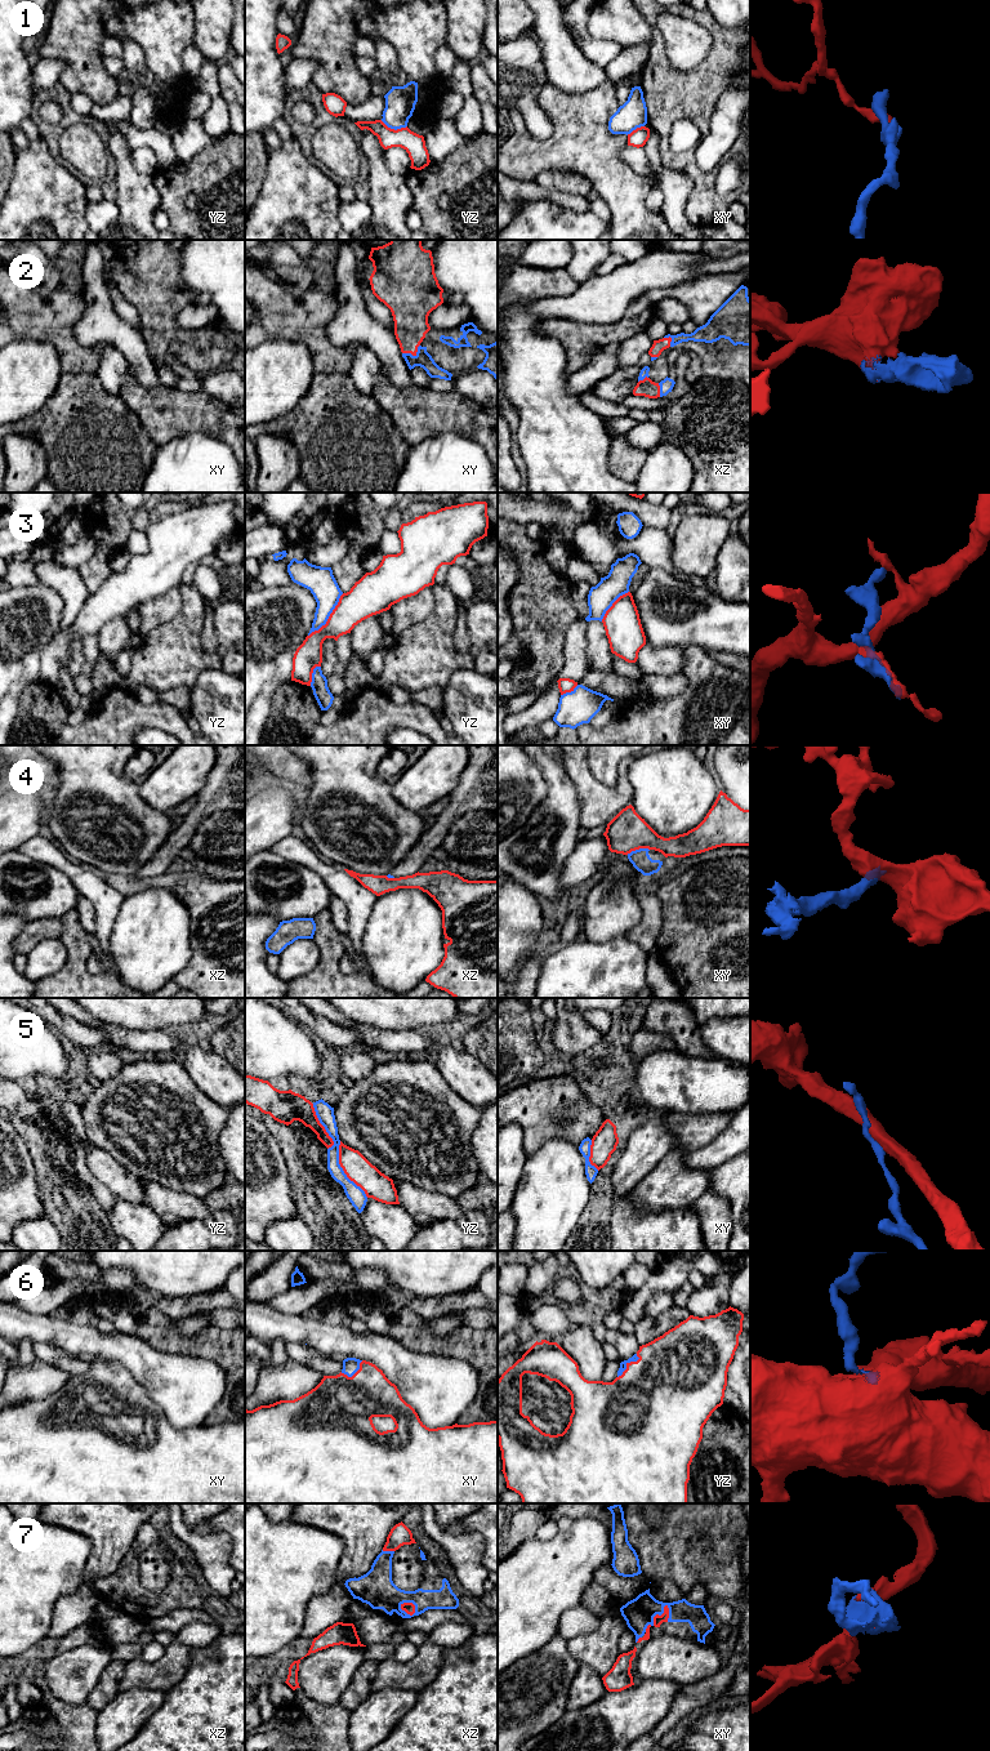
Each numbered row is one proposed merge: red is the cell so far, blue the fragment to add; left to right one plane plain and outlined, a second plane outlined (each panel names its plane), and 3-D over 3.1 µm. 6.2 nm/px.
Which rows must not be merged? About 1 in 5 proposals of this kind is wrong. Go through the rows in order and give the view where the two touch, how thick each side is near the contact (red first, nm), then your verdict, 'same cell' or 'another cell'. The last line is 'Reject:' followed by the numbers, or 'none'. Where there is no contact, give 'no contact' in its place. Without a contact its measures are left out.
1: yz | 130/190 nm | another cell
2: xy | 220/100 nm | same cell
3: yz | 220/180 nm | another cell
4: xy | 240/120 nm | another cell
5: yz | 170/110 nm | another cell
6: yz | 480/50 nm | same cell
7: xy | 60/190 nm | same cell
Reject: 1, 3, 4, 5

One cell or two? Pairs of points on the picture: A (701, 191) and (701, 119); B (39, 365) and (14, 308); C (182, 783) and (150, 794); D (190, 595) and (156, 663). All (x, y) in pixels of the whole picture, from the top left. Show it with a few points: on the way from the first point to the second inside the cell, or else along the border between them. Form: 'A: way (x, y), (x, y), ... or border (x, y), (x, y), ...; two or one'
A: way (685, 164), (664, 148), (664, 124), (674, 114); one
B: border (13, 341), (48, 341), (57, 352); two
C: way (174, 783), (163, 791), (157, 791); one
D: way (190, 611), (190, 622), (181, 638), (173, 646); one

